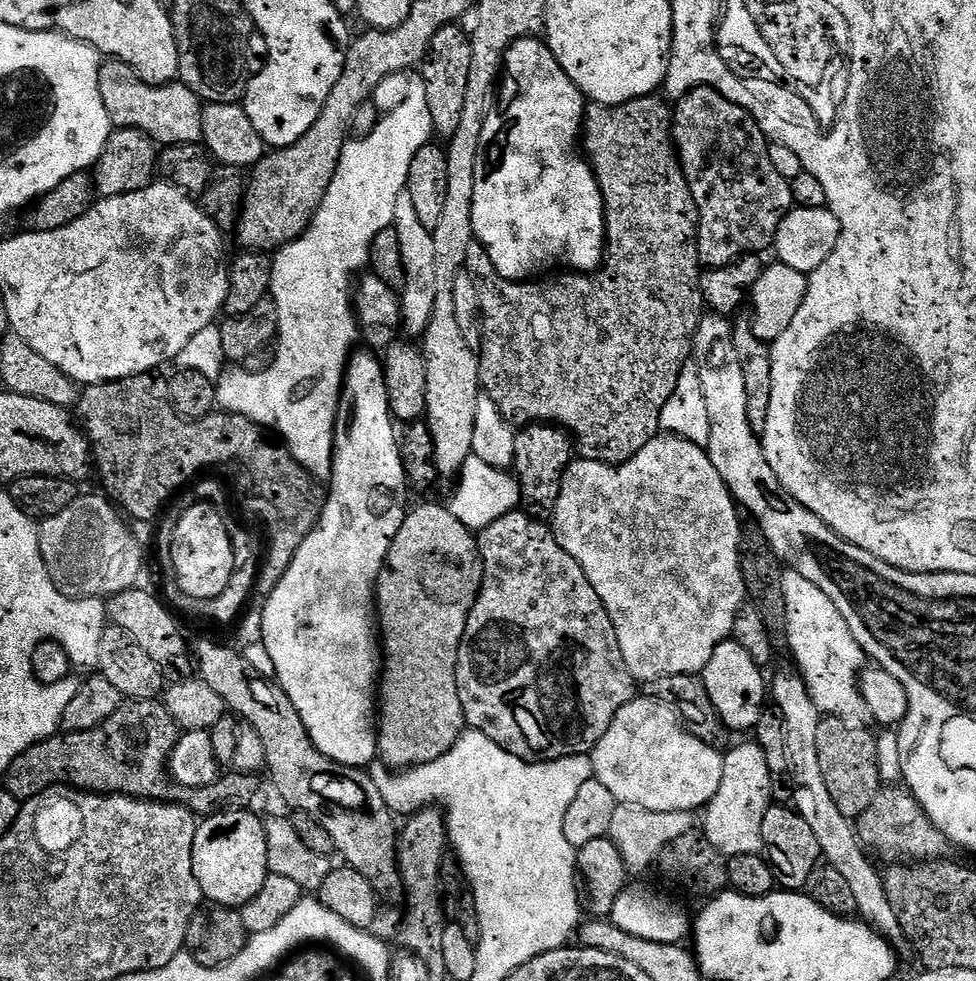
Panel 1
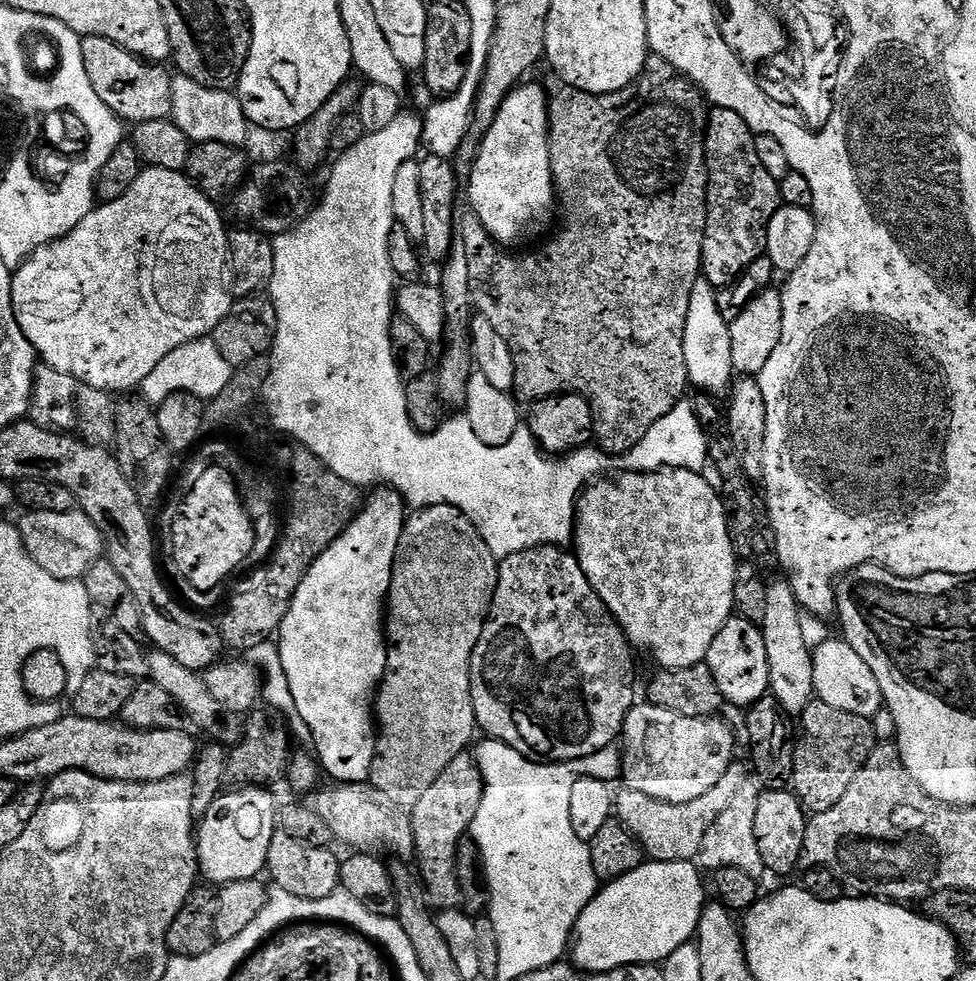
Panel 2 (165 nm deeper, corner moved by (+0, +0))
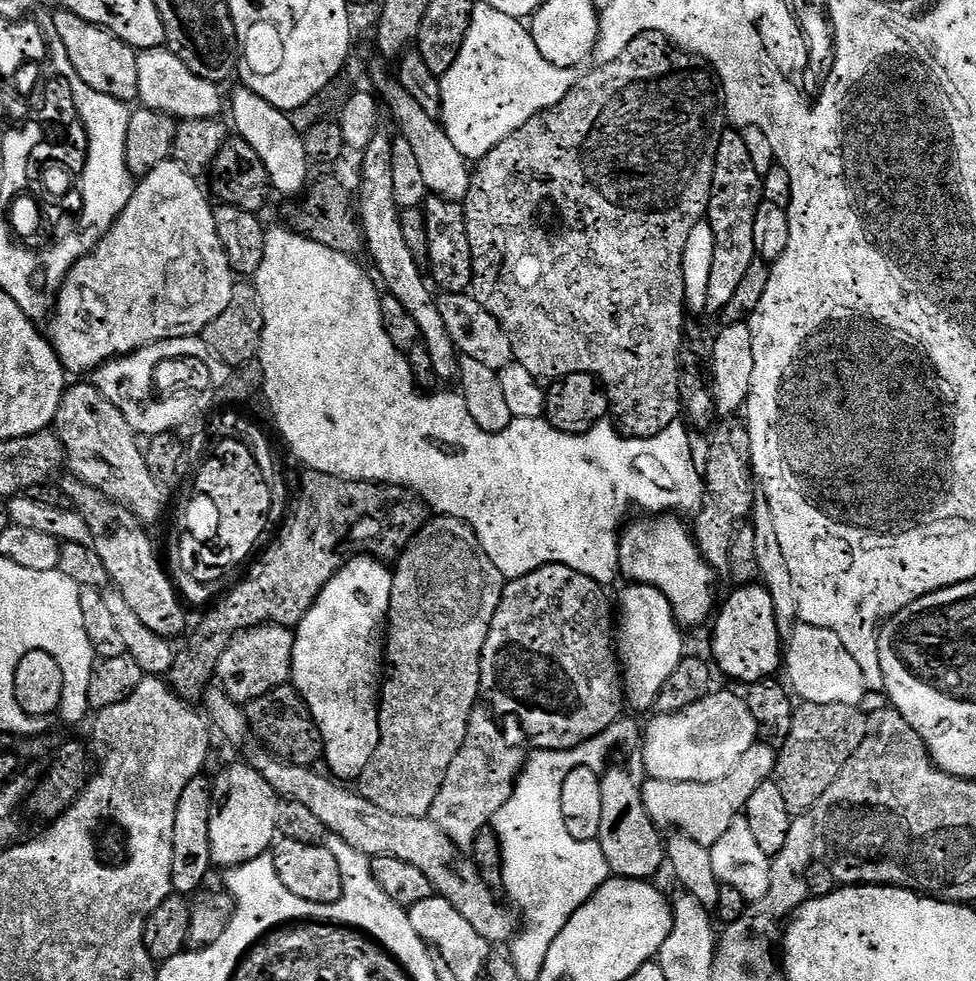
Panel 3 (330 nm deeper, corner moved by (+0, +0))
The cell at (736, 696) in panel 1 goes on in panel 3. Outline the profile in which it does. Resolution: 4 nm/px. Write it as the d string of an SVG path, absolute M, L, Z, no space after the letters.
M759 582L736 586L731 590L733 592L725 600L723 597L711 625L711 659L719 675L721 672L729 676L736 684L753 684L775 677L776 671L782 668L782 637L774 618L774 601Z

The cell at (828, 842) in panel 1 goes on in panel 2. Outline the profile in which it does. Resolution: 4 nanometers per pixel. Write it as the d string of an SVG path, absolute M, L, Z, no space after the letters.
M787 579L771 581L766 590L766 614L759 620L760 630L764 634L766 642L766 662L770 662L770 682L768 683L770 694L776 699L780 707L789 717L798 718L804 713L804 707L811 704L814 699L816 687L814 686L814 662L812 661L813 649L808 648L805 639L802 638L800 621L802 609L798 598L795 597Z

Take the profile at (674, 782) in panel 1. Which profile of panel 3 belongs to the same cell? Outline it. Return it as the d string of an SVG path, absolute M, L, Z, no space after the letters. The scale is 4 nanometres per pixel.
M713 690L694 706L686 706L684 712L653 717L642 732L644 768L651 779L662 782L718 782L738 766L742 754L758 740L754 714L732 690Z

